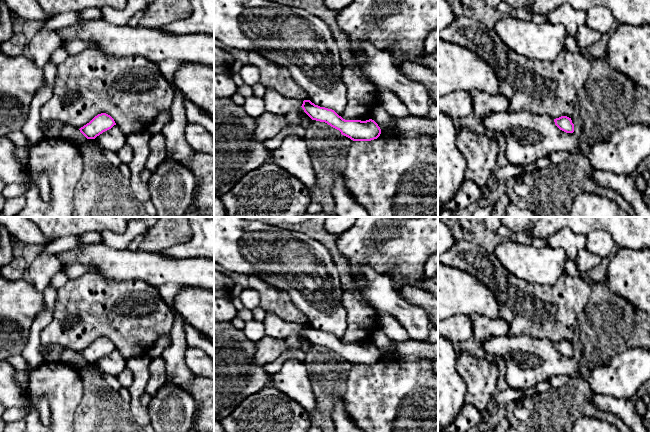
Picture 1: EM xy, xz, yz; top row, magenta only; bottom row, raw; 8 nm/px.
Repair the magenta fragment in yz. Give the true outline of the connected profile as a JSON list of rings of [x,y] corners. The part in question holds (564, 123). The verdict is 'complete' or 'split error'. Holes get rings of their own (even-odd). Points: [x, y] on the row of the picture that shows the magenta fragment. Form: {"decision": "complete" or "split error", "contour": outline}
{"decision": "complete", "contour": [[[561,116],[559,118],[554,119],[555,125],[562,131],[566,133],[574,132],[574,124],[572,123],[571,118],[567,116]]]}

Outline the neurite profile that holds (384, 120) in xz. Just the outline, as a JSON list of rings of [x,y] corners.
[[[376,105],[371,114],[371,119],[374,120],[381,130],[397,129],[395,125],[396,117],[387,113],[387,111],[380,105]]]

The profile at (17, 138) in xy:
[[[14,131],[7,136],[16,147],[26,147],[28,140],[21,131]]]

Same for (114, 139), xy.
[[[114,125],[97,136],[95,140],[100,148],[117,153],[127,143],[127,136],[117,125]]]

